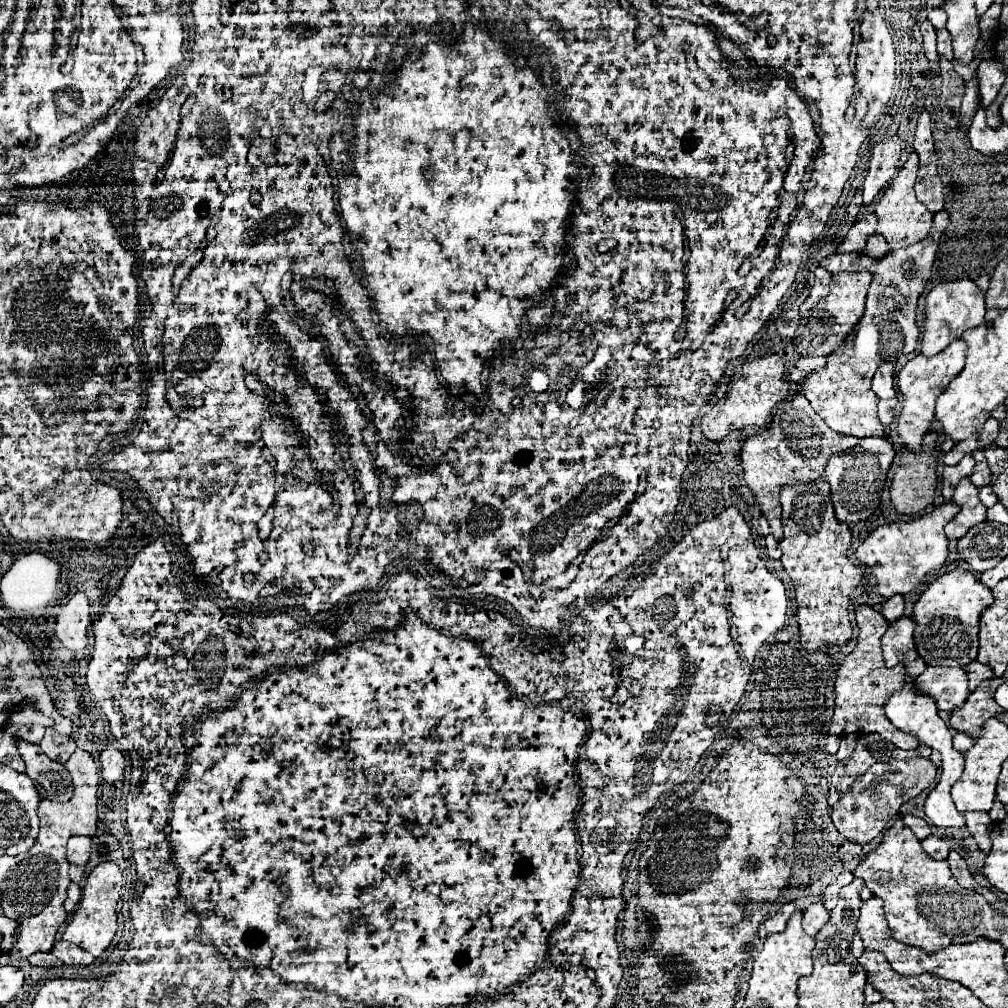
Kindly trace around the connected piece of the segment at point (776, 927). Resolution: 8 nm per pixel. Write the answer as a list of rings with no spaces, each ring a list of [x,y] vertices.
[[[787,903],[781,907],[781,911],[777,911],[773,917],[769,917],[765,921],[765,929],[767,929],[768,935],[783,932],[786,928],[785,919],[795,911],[795,905],[793,903]]]

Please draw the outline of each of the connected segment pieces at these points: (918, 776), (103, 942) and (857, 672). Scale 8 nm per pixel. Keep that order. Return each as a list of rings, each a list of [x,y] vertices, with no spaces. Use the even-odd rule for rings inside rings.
[[[889,759],[887,763],[875,763],[867,769],[867,773],[859,775],[853,781],[853,785],[839,799],[839,803],[831,809],[833,825],[845,839],[853,843],[869,843],[889,825],[893,815],[897,815],[901,803],[917,797],[923,789],[931,787],[935,777],[937,767],[931,759]]]
[[[109,861],[97,865],[85,881],[81,903],[79,903],[71,923],[65,929],[63,939],[83,947],[93,957],[99,957],[111,945],[115,931],[117,931],[117,901],[119,901],[121,887],[123,887],[123,875],[121,875],[119,867],[113,867],[113,863],[109,863]]]
[[[859,605],[857,611],[857,627],[859,637],[855,649],[845,657],[837,671],[835,681],[835,713],[831,719],[831,733],[845,737],[845,735],[865,735],[865,733],[879,733],[881,737],[895,743],[899,749],[915,749],[919,747],[919,739],[897,729],[885,717],[885,699],[889,699],[895,691],[905,685],[905,667],[885,667],[881,655],[881,637],[889,627],[889,621],[869,605]]]

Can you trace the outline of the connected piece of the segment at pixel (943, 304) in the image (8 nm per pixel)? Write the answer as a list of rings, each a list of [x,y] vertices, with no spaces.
[[[959,279],[959,281],[935,285],[925,297],[925,319],[923,319],[925,331],[921,339],[921,353],[927,357],[933,357],[935,353],[943,351],[949,343],[957,341],[965,331],[981,325],[983,317],[985,317],[983,291],[973,281]]]

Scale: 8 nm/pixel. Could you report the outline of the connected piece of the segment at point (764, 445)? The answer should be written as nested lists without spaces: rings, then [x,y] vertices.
[[[797,393],[793,399],[785,399],[785,407],[779,407],[771,421],[771,427],[745,440],[741,449],[743,477],[753,495],[757,497],[761,513],[767,517],[775,539],[783,537],[779,489],[785,483],[813,481],[821,477],[829,457],[855,447],[857,441],[857,437],[841,435],[829,429],[827,423],[813,411],[811,403],[801,393]]]

